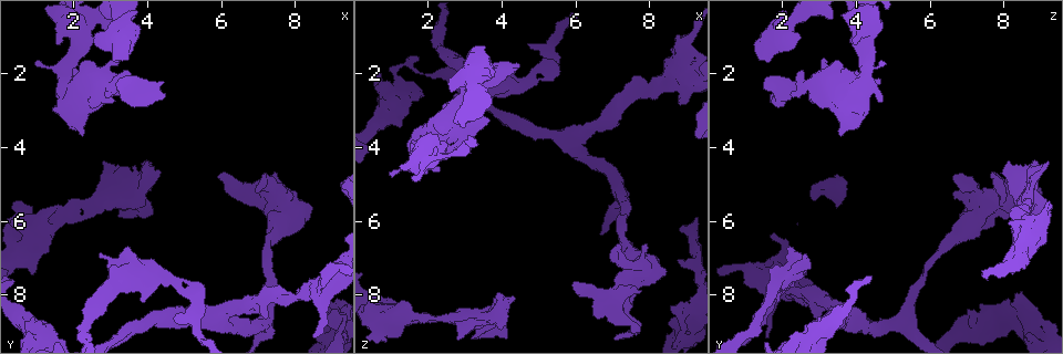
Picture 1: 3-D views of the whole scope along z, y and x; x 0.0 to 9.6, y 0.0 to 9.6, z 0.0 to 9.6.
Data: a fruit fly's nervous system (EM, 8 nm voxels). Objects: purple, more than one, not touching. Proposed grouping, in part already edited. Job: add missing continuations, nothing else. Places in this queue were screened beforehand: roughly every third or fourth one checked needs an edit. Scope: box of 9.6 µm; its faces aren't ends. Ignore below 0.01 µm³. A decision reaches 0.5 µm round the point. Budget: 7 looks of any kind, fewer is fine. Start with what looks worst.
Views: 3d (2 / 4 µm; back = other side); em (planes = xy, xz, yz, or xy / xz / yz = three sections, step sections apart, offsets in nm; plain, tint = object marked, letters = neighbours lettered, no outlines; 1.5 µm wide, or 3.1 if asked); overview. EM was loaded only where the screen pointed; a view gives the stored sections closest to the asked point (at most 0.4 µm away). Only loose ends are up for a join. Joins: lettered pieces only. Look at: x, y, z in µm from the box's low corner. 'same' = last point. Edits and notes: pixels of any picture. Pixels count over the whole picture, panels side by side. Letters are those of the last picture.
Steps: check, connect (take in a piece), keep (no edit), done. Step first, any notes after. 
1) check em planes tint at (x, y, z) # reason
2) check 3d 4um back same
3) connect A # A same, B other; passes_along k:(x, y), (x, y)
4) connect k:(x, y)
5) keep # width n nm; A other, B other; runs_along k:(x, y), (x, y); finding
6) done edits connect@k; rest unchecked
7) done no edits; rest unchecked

check 3d 2um at (4.55, 2.65, 1.85) # thick end

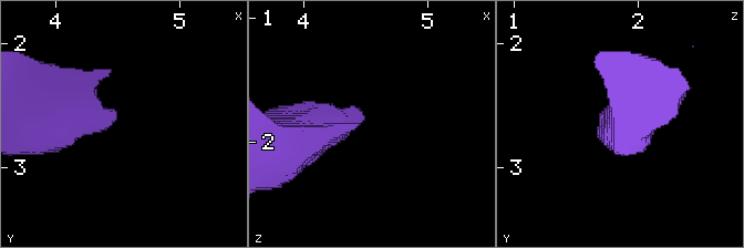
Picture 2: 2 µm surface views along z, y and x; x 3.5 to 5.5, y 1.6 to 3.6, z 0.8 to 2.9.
check em planes letters at (4.50, 2.62, 1.80)

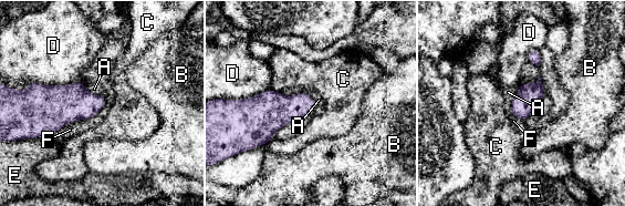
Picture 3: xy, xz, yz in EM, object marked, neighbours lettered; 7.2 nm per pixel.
keep # A other, B other, C other, D other, E other, F other; border 3:(281, 92), (305, 92), (318, 105); none of them fits

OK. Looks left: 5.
check 3d 4um at (2.30, 5.95, 8.75) # an open end

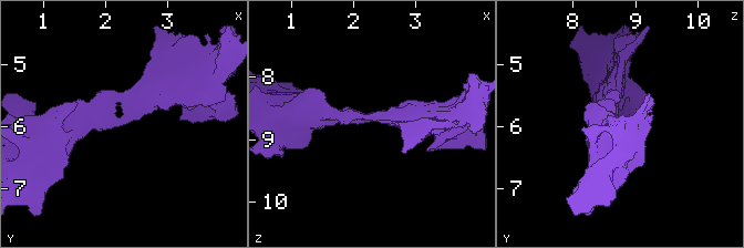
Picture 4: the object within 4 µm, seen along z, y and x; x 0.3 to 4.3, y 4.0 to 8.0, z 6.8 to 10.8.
check em xy step 8 plain at (2.40, 5.95, 8.70)

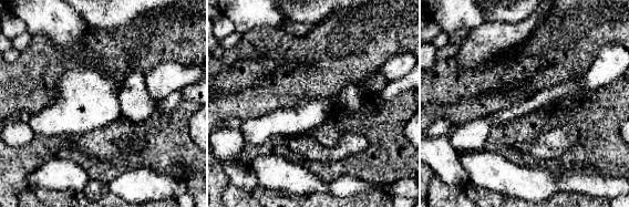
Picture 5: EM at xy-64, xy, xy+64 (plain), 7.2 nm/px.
check em xy step 8 letters same

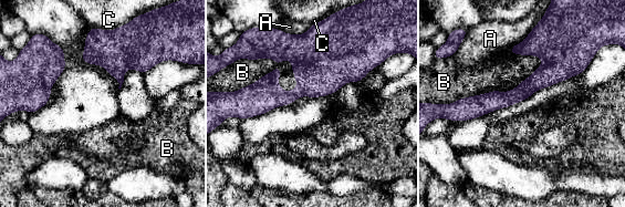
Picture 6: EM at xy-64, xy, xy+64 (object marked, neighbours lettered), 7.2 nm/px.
keep # width 120 nm; A other, B other, C other; no lettered piece goes on from it

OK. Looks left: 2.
done no edits; rest unchecked

